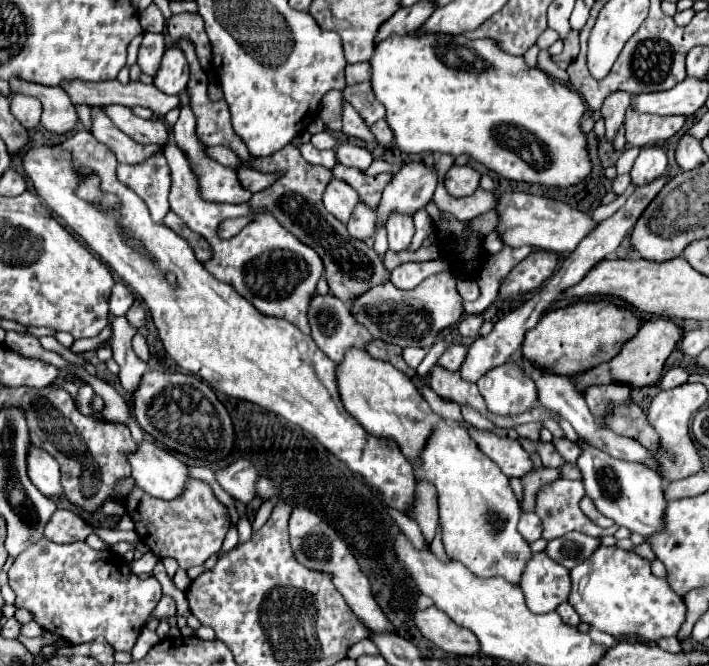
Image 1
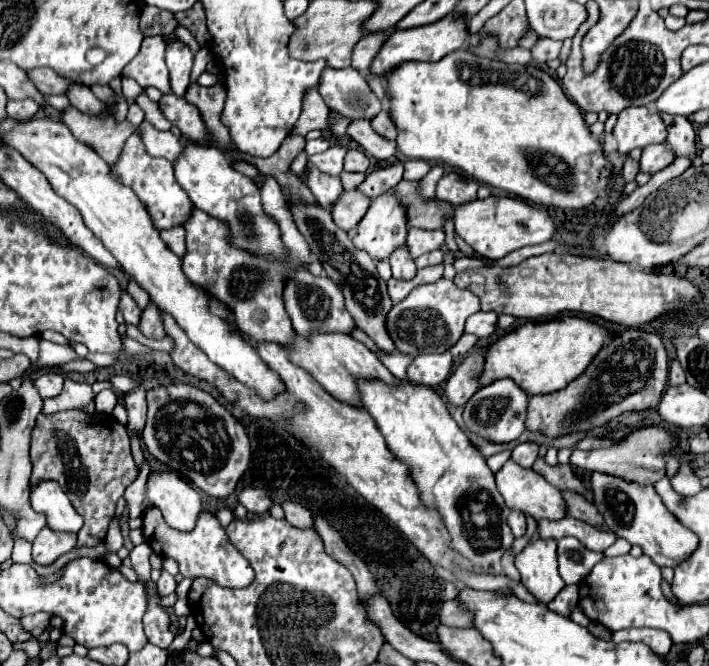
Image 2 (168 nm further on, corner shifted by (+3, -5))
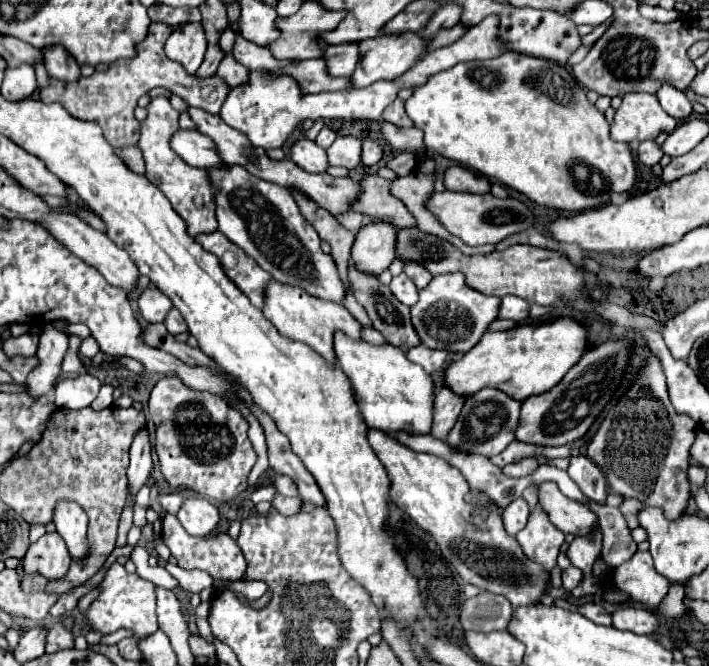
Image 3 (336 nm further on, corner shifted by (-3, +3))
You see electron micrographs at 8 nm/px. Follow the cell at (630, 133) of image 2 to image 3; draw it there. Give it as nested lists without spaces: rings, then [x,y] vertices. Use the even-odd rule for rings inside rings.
[[[634,93],[622,97],[622,105],[610,125],[610,135],[614,141],[642,143],[658,137],[658,133],[674,131],[676,125],[678,121],[660,107],[656,95]]]

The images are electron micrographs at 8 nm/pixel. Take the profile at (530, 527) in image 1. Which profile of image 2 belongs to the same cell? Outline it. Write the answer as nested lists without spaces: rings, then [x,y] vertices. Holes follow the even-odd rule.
[[[512,511],[510,517],[508,517],[508,525],[510,525],[514,537],[522,537],[524,531],[526,531],[526,517],[524,517],[524,513]]]

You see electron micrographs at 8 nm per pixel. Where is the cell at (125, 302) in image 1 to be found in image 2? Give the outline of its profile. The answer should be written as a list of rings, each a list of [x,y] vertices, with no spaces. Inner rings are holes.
[[[122,293],[122,299],[120,299],[120,311],[122,311],[126,323],[138,327],[138,323],[140,323],[140,315],[142,315],[142,309],[136,305],[136,301],[134,301],[128,293]]]

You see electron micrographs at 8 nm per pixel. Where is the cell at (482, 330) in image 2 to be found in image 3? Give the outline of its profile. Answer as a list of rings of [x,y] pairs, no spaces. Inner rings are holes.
[[[506,295],[500,299],[498,319],[512,319],[512,321],[522,323],[528,317],[528,307],[530,307],[530,303],[526,303],[524,299],[518,299],[514,295]]]

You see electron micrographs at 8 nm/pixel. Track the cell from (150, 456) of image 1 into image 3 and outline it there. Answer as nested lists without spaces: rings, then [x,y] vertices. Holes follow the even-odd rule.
[[[198,495],[186,497],[176,517],[182,523],[182,527],[194,537],[210,535],[216,529],[218,521],[220,521],[218,509],[208,499],[204,501]]]

